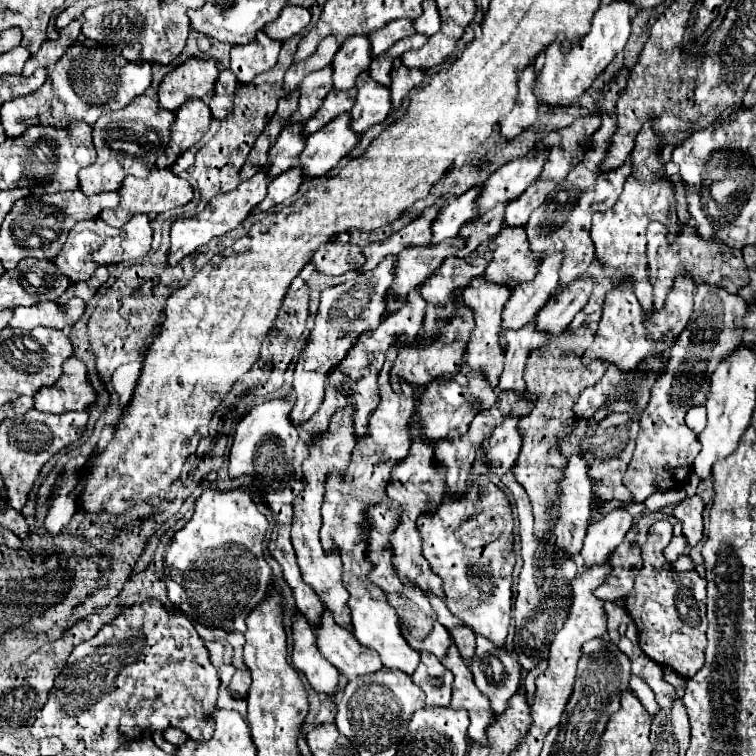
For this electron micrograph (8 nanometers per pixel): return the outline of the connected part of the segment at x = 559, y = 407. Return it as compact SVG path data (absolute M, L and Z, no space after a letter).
M534 351L534 355L528 359L526 365L526 385L528 393L534 395L534 409L530 415L520 419L518 431L522 437L522 449L518 455L518 461L514 465L514 477L528 493L528 499L534 507L534 533L538 533L538 539L544 539L552 535L552 521L558 519L556 505L560 503L560 479L562 479L562 467L565 467L568 458L560 453L556 447L556 439L570 433L576 419L572 413L572 407L580 393L586 387L592 387L602 375L606 365L604 363L592 363L584 365L578 357L568 355L544 355L540 351Z

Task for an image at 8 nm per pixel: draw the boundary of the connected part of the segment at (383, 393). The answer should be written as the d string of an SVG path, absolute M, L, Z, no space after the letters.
M390 373L380 375L380 403L378 409L370 417L370 435L356 443L350 467L346 477L332 475L326 481L326 497L322 505L322 529L320 529L320 541L322 547L328 551L338 551L342 559L342 577L344 587L350 593L350 611L352 611L352 635L358 639L360 645L370 647L378 651L382 665L386 669L398 669L406 675L412 675L418 667L420 653L414 651L406 639L400 633L398 615L394 607L388 603L386 593L378 589L368 579L368 573L372 569L370 561L366 561L366 509L370 505L376 505L386 495L386 487L390 483L392 467L406 457L410 449L410 413L414 413L414 391L410 385L402 385L402 395L394 393L390 387Z

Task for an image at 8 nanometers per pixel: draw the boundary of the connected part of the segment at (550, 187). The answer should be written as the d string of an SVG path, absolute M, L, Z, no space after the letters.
M534 181L534 185L530 185L526 189L526 193L522 193L518 199L514 199L512 203L506 205L506 213L504 213L504 223L508 227L524 227L530 213L542 205L542 201L546 201L548 193L552 193L556 189L556 183L552 181Z

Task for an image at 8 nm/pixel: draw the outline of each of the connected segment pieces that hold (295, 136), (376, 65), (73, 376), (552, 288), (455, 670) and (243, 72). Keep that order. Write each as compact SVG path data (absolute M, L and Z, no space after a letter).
M292 125L282 129L278 141L270 149L268 177L278 177L286 169L294 167L298 163L298 153L302 153L302 147L304 147L302 125Z
M382 53L382 57L374 57L370 65L370 77L382 83L384 87L390 87L390 65L392 65L392 59L386 53Z
M70 357L64 363L62 379L34 395L34 409L60 415L68 411L82 411L94 401L96 391L88 381L86 365L80 359Z
M562 253L548 255L534 277L534 281L520 285L504 305L502 313L502 331L500 331L500 347L506 351L506 329L520 329L528 323L532 323L538 315L538 311L546 305L550 295L556 293L558 287L558 267L562 261Z
M450 645L446 657L442 659L442 665L450 669L454 675L452 707L468 711L470 739L478 743L486 743L486 729L494 723L494 711L490 709L490 701L486 701L486 697L478 693L478 687L474 685L474 679L470 677L470 669L460 657L456 645Z
M264 31L250 45L234 45L230 53L230 69L238 83L250 83L258 73L272 69L278 61L280 41L272 41Z

